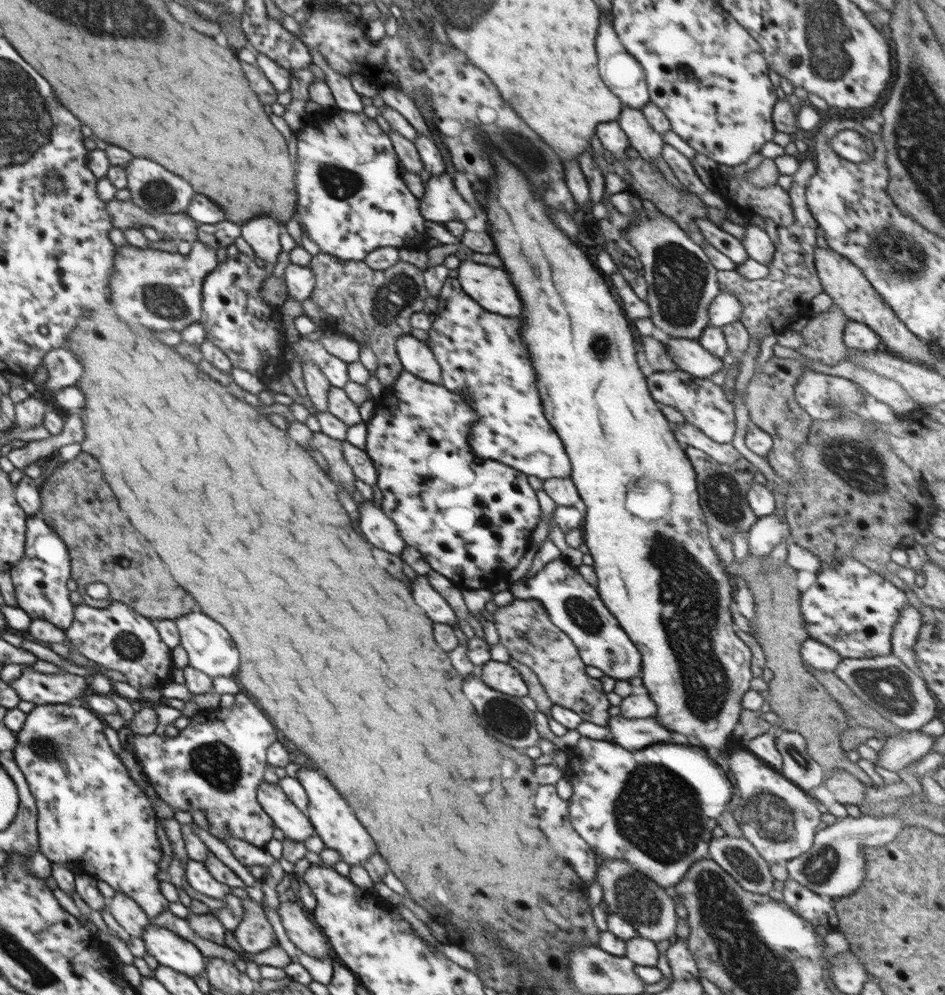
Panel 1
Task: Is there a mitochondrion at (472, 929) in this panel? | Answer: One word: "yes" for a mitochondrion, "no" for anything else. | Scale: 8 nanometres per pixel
yes

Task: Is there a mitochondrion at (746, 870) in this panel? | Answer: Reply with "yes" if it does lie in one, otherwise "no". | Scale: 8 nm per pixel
yes

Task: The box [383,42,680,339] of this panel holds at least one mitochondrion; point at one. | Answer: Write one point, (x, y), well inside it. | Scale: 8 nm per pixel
(515, 143)

